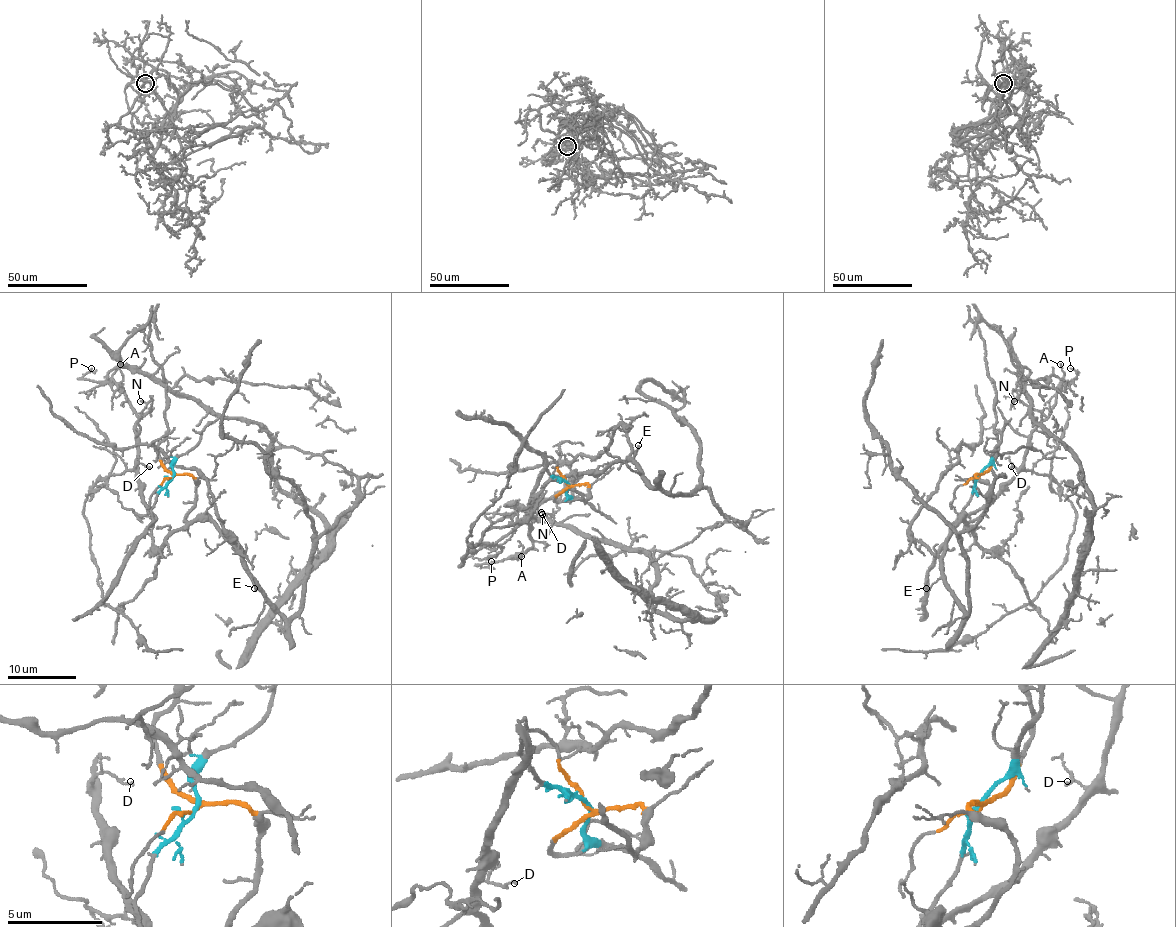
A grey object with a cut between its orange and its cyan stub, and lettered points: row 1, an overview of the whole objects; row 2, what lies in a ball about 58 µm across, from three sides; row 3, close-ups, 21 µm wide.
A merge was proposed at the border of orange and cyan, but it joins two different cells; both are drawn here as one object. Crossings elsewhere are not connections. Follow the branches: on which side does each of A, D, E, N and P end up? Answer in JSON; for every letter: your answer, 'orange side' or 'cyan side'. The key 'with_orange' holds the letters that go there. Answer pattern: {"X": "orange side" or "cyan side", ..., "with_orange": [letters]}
{"A": "cyan side", "D": "cyan side", "E": "orange side", "N": "cyan side", "P": "cyan side", "with_orange": ["E"]}

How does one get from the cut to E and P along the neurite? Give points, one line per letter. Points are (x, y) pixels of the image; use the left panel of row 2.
E: (173, 476), (193, 476), (195, 507), (184, 518), (187, 521), (212, 521), (237, 550), (255, 588)
P: (173, 476), (151, 509), (155, 518), (143, 500), (138, 476), (138, 417), (114, 383), (86, 379), (91, 367)

